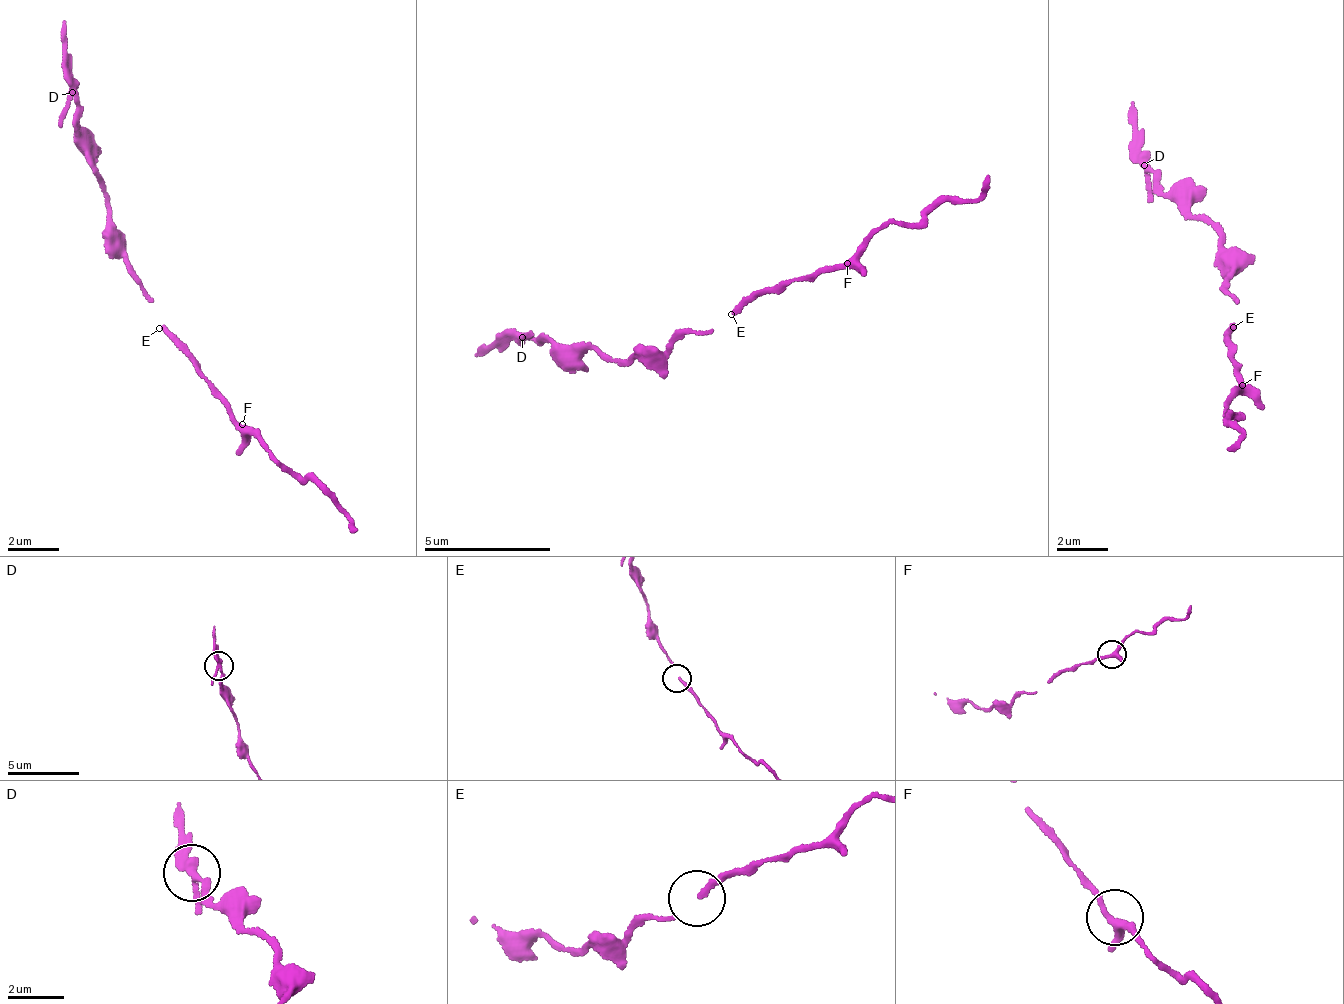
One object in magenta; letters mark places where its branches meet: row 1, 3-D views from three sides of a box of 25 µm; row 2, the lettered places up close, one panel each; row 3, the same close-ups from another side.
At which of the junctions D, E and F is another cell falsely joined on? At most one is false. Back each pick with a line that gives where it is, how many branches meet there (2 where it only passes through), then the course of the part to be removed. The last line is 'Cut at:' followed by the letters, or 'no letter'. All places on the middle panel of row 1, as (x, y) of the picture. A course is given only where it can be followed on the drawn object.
D: at (522, 337); 3 branches meet; foreign part runs (521, 334), (473, 354)
Cut at: D

